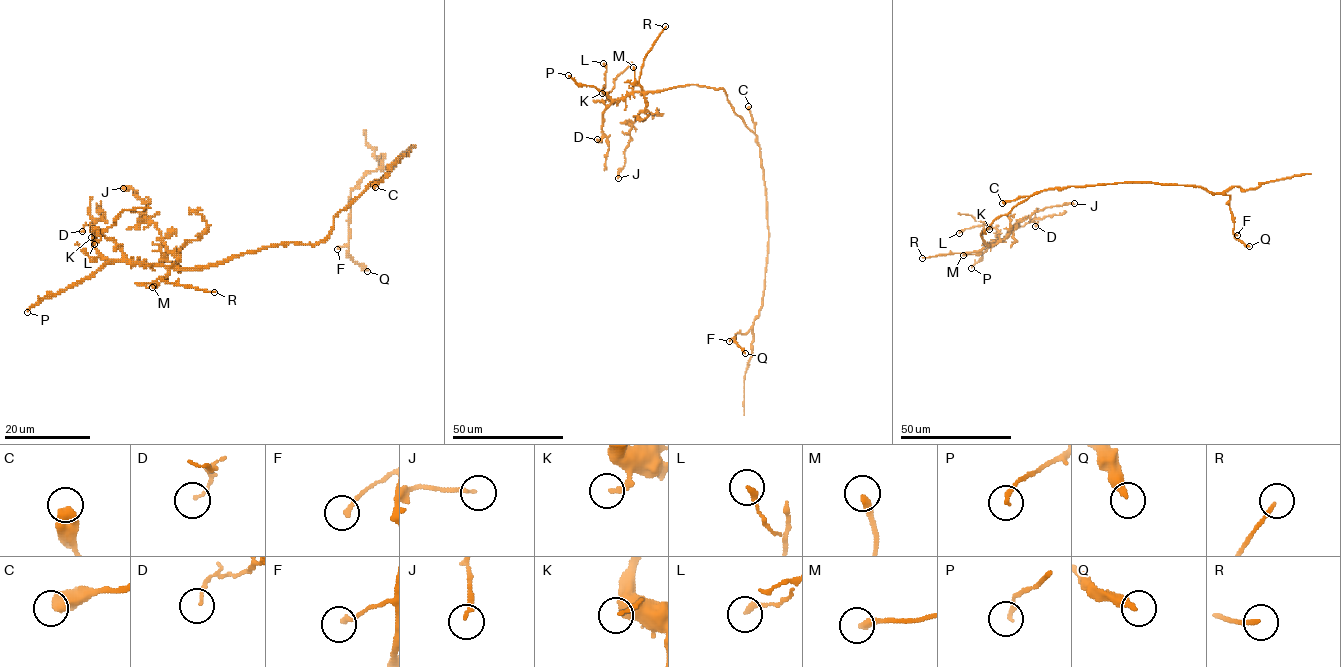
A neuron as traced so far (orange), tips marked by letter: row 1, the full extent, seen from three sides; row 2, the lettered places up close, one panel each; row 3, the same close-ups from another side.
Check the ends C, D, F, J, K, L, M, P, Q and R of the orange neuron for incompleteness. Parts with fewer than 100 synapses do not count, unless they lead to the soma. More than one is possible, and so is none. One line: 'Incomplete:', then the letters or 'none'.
Incomplete: R

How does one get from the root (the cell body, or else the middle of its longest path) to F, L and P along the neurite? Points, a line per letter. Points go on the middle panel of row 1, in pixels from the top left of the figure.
F: (759, 145), (769, 233), (762, 304), (751, 329), (744, 334), (736, 333), (736, 337), (729, 341)
L: (759, 145), (722, 88), (690, 84), (630, 92), (613, 102), (603, 91), (606, 68), (603, 63)
P: (759, 145), (722, 88), (690, 84), (630, 92), (611, 100), (594, 87), (578, 85), (568, 75)

